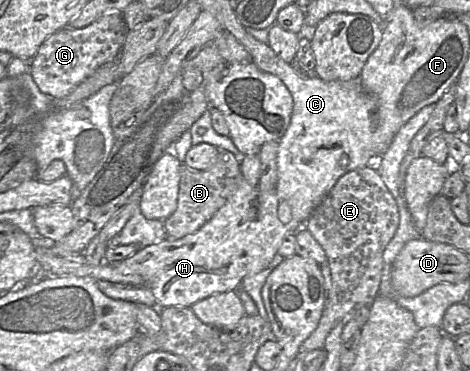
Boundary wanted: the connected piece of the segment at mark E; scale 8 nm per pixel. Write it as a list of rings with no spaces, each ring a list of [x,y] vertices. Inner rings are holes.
[[[375,165],[341,176],[305,224],[326,252],[332,287],[316,330],[303,342],[301,353],[320,349],[333,327],[358,307],[370,307],[379,295],[383,252],[399,225],[398,205]]]

